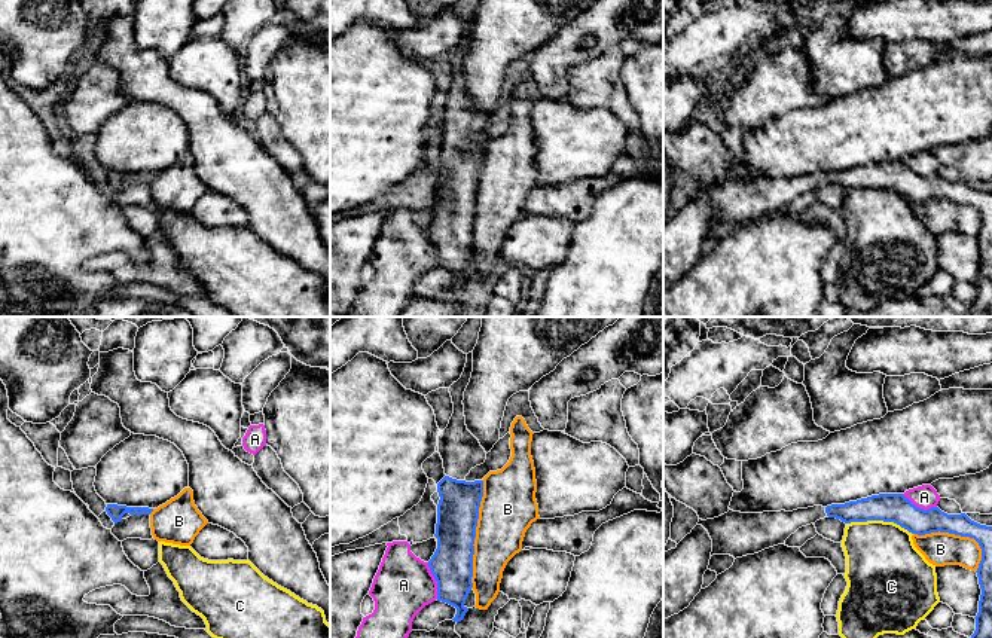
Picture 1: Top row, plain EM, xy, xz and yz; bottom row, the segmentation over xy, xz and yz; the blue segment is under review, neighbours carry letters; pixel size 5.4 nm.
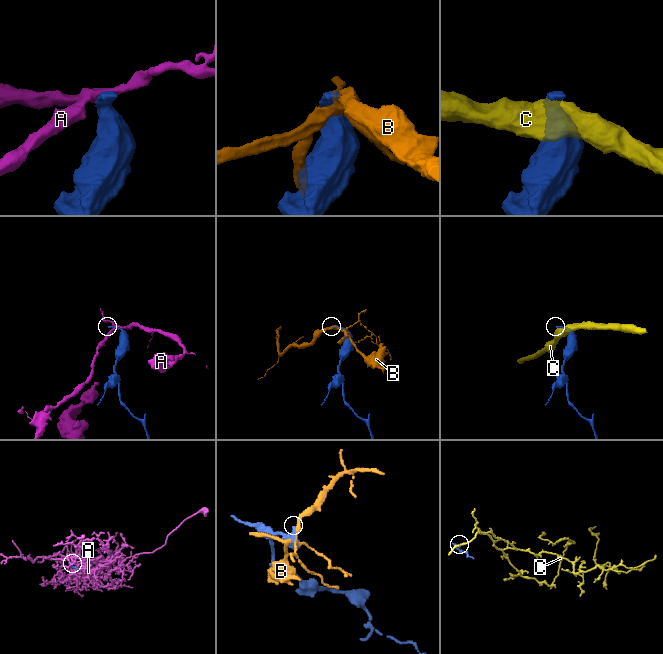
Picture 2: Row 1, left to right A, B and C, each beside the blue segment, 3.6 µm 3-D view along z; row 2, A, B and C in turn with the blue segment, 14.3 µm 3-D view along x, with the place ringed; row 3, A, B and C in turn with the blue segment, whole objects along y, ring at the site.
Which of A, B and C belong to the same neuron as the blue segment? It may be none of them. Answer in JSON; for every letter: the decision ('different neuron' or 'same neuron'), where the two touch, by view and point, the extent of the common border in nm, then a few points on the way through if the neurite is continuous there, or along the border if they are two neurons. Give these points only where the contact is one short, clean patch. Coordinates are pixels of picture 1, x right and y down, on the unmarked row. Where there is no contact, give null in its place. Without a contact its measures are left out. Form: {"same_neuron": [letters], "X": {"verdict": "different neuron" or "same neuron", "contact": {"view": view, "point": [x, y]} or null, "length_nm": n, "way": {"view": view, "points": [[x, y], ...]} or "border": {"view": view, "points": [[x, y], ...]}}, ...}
{"same_neuron": [], "A": {"verdict": "different neuron", "contact": {"view": "xz", "point": [436, 247]}, "length_nm": 200, "border": {"view": "xz", "points": [[427, 229], [436, 249], [437, 265]]}}, "B": {"verdict": "different neuron", "contact": {"view": "xz", "point": [475, 201]}, "length_nm": 600}, "C": {"verdict": "different neuron", "contact": {"view": "yz", "point": [879, 186]}, "length_nm": 360}}

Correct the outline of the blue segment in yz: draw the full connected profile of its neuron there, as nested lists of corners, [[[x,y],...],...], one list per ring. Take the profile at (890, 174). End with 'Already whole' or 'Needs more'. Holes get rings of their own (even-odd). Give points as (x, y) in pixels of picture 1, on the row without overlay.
[[[879,161],[845,171],[814,173],[793,178],[727,180],[702,187],[712,207],[712,222],[730,222],[735,226],[784,211],[799,195],[824,184],[845,190],[883,187],[894,189],[912,201],[949,199],[974,205],[982,216],[977,235],[982,256],[976,297],[964,317],[992,317],[992,193],[971,187],[965,180],[947,181],[938,174],[916,174],[903,161]]]. Needs more

